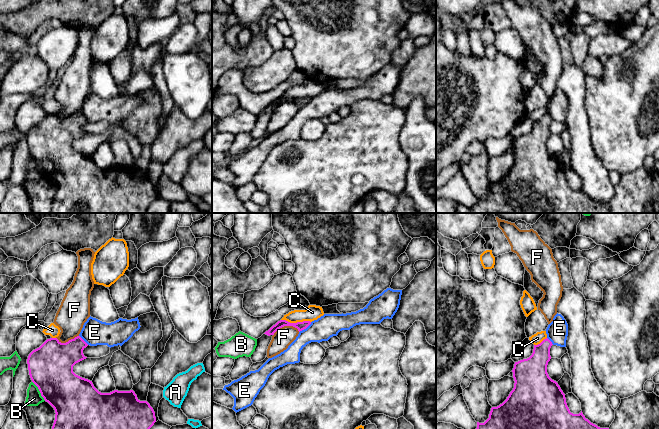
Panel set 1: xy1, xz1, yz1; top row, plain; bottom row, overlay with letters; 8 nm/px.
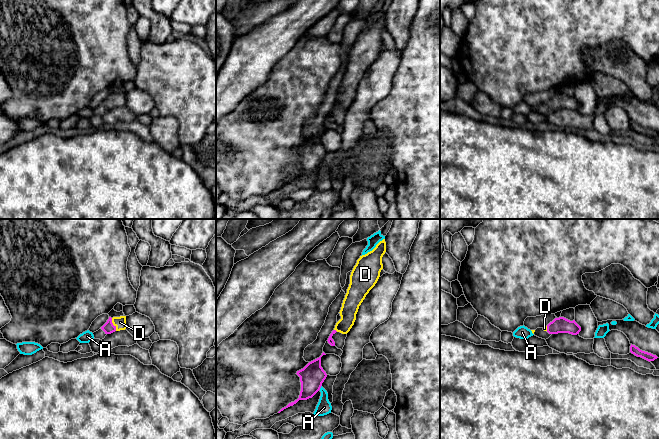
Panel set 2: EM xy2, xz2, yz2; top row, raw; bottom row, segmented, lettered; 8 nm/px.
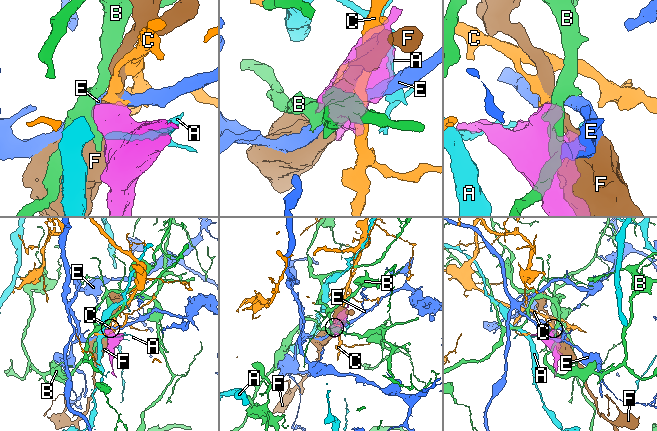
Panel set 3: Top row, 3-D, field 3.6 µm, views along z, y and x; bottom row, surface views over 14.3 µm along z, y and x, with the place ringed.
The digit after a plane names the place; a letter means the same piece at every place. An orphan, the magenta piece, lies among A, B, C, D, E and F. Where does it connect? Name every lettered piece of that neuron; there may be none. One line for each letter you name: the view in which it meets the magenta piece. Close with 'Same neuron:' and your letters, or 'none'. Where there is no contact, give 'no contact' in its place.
D: meets magenta in xy2
Same neuron: D

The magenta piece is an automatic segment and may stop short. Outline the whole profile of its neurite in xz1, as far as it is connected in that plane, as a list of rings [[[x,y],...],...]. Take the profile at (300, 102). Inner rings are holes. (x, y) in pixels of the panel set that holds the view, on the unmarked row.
[[[280,96],[278,97],[275,101],[273,101],[268,107],[266,107],[264,110],[270,112],[270,111],[274,111],[274,109],[284,103],[284,102],[293,102],[295,104],[298,105],[298,107],[302,107],[304,105],[306,105],[309,101],[311,100],[310,97],[303,97],[303,98],[297,98],[297,99],[290,99],[286,96]]]

